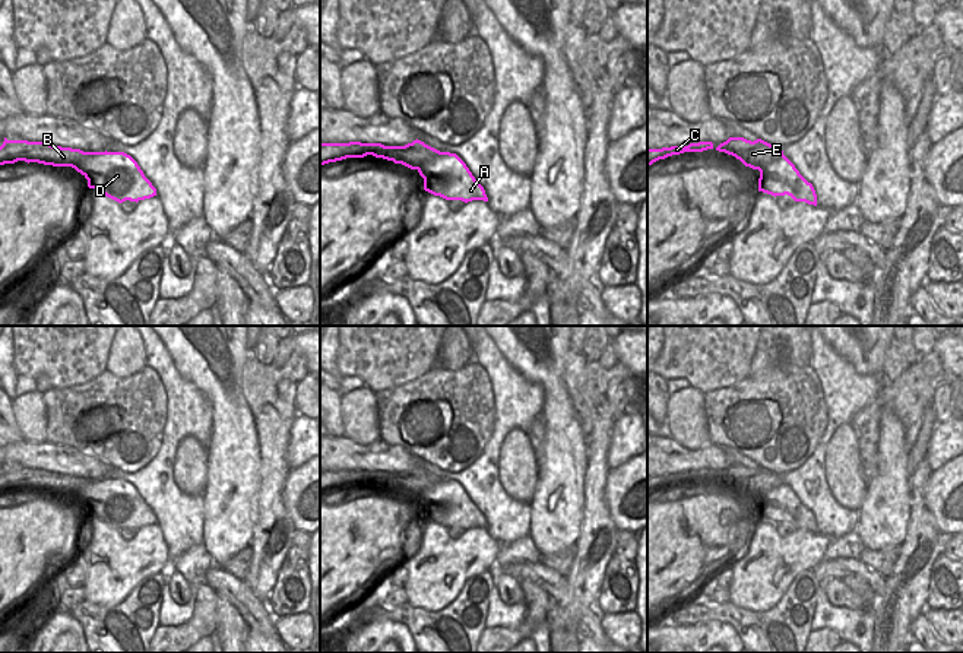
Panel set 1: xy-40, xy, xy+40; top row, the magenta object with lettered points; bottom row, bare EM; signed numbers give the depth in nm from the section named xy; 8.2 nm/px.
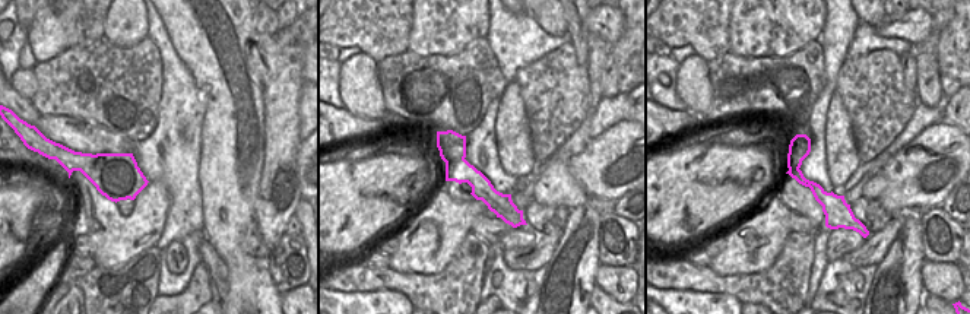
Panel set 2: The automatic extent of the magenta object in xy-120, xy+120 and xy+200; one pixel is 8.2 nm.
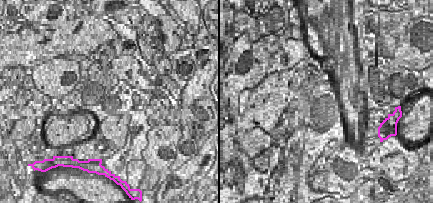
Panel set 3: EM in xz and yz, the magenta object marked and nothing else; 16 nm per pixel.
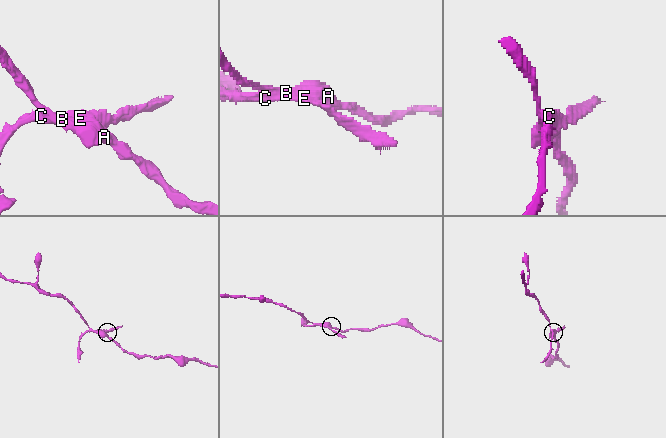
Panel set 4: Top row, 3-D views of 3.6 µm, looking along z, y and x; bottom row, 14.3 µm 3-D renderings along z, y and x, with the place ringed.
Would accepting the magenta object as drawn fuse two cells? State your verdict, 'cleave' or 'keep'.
cleave

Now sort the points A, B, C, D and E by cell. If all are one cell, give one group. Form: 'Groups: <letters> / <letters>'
Groups: A D / B C E.

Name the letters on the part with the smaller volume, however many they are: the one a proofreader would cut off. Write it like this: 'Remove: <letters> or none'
Remove: B, C, E

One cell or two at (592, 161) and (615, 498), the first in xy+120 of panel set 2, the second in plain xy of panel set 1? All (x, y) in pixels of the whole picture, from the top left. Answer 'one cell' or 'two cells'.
one cell

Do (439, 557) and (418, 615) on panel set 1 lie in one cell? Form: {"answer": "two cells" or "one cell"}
{"answer": "two cells"}

